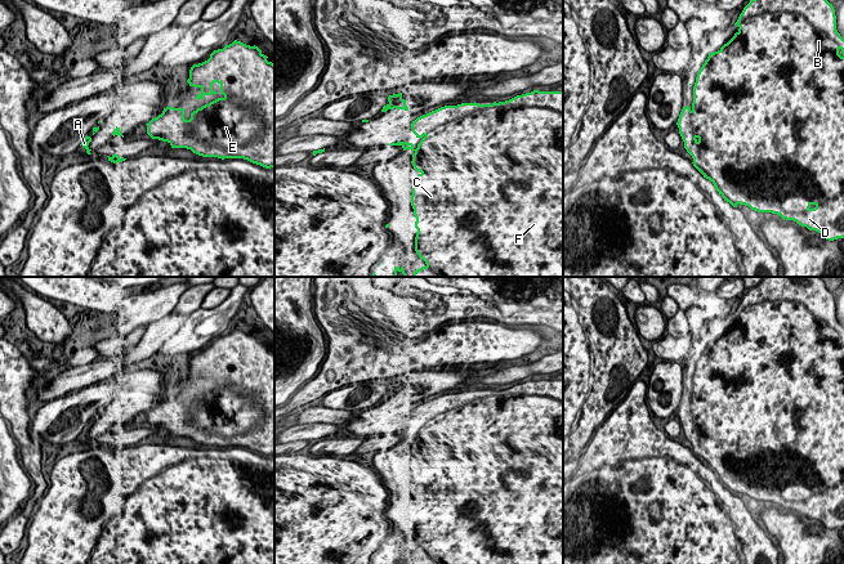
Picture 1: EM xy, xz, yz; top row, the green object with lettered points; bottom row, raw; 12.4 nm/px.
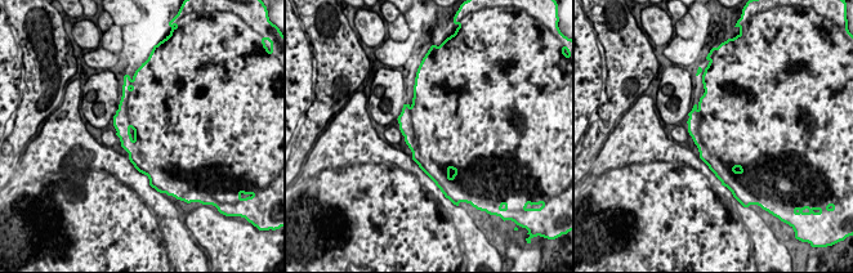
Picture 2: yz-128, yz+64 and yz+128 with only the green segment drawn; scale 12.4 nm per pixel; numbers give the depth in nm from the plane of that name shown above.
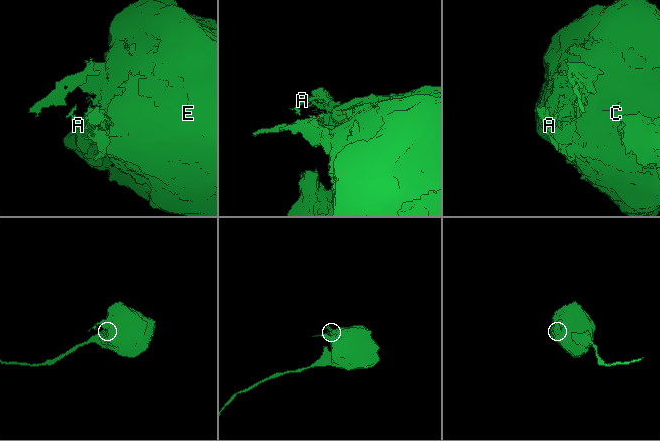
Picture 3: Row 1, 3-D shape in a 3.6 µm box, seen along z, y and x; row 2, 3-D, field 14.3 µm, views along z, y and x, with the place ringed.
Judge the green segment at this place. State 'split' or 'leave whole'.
leave whole

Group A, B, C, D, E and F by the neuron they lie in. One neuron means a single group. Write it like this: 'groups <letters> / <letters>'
groups A B C D E F

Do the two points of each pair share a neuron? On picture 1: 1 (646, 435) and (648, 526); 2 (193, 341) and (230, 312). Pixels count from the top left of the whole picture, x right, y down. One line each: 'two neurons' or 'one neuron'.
1: one neuron
2: one neuron

